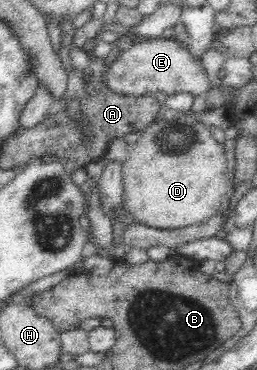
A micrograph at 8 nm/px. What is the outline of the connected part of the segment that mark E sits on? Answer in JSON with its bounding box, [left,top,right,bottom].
[103,38,211,96]

